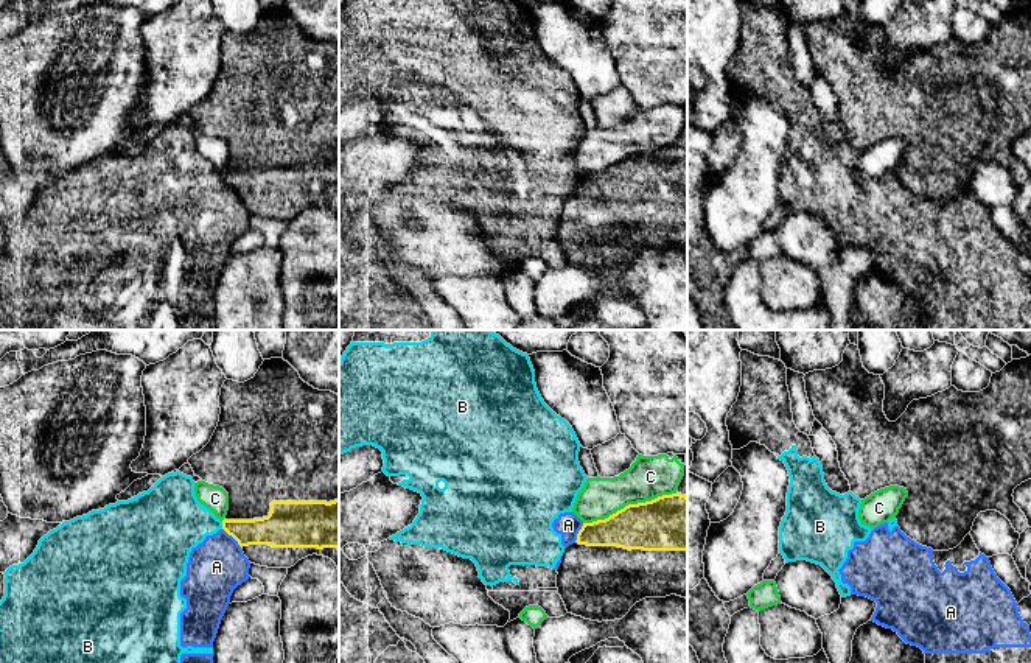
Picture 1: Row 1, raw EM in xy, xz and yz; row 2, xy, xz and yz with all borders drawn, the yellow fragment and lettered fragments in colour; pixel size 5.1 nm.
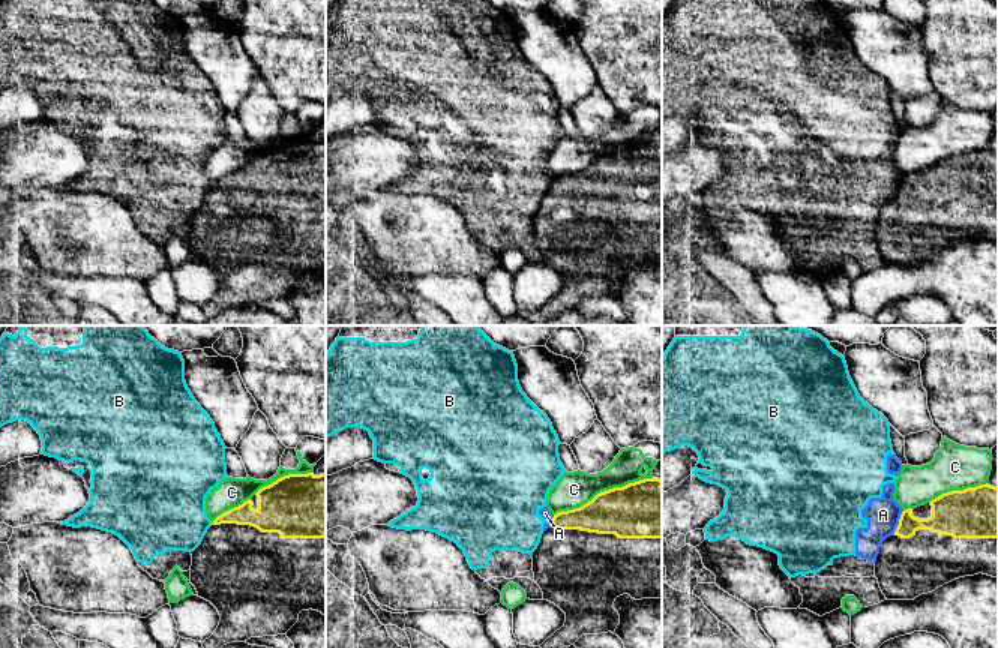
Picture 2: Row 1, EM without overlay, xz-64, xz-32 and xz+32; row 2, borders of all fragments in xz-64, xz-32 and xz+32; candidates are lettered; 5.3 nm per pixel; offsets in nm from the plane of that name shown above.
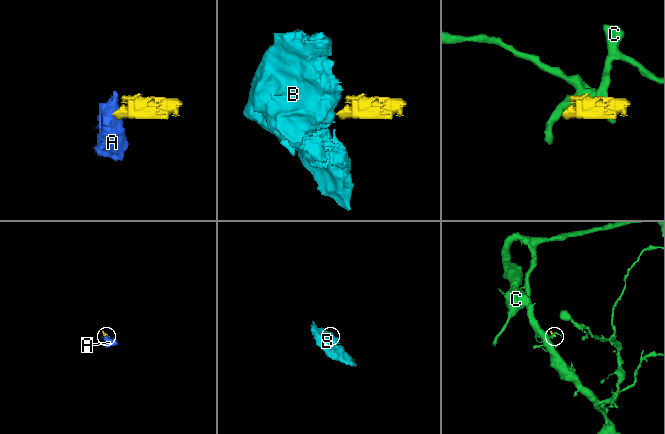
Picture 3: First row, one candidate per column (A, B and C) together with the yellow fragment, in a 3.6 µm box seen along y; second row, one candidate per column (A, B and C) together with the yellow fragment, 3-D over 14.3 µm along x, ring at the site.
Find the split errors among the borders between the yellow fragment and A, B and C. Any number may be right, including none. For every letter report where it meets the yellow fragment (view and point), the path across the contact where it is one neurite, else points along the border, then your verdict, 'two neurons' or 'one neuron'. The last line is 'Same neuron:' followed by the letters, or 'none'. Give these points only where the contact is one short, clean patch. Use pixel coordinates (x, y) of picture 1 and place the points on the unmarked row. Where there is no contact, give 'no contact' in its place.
A: meets yellow in xy at (232, 187); border along xy (223, 179), (241, 198); two neurons
B: meets yellow in xy at (223, 176); border along xy (221, 173), (223, 179); two neurons
C: meets yellow in xz at (630, 156); two neurons
Same neuron: none

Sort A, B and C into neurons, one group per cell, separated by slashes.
A B / C

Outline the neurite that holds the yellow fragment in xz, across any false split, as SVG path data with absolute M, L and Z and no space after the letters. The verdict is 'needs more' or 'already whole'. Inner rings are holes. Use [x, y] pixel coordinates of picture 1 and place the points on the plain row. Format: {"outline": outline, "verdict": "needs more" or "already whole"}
{"outline": "M687 106L684 128L675 145L628 156L605 171L583 174L577 191L564 201L557 224L558 246L568 265L591 272L622 271L645 249L676 246L687 251Z", "verdict": "needs more"}

